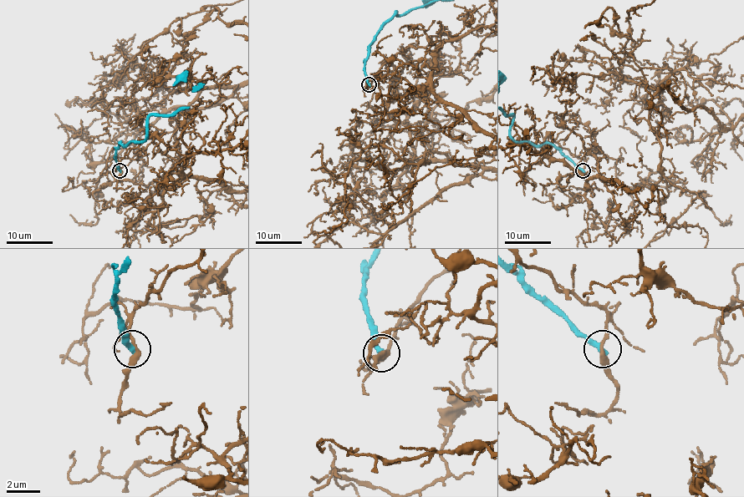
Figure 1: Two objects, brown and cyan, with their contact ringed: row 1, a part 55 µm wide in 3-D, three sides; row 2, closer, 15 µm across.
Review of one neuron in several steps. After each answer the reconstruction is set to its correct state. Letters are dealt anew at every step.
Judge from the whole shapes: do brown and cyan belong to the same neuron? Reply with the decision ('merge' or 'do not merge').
do not merge

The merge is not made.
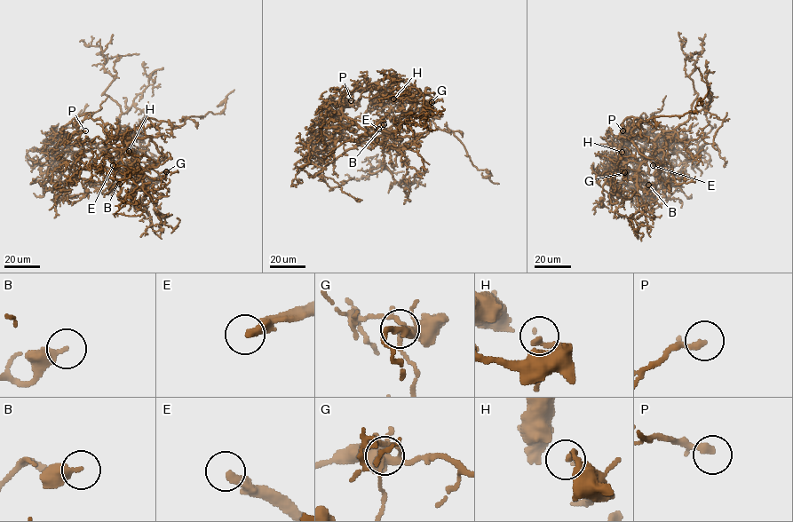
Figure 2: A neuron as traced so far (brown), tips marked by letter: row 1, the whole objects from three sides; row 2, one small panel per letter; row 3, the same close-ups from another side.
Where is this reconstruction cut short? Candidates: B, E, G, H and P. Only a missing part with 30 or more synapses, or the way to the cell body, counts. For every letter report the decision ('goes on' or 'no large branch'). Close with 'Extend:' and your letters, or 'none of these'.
B: no large branch
E: goes on
G: no large branch
H: no large branch
P: no large branch
Extend: E

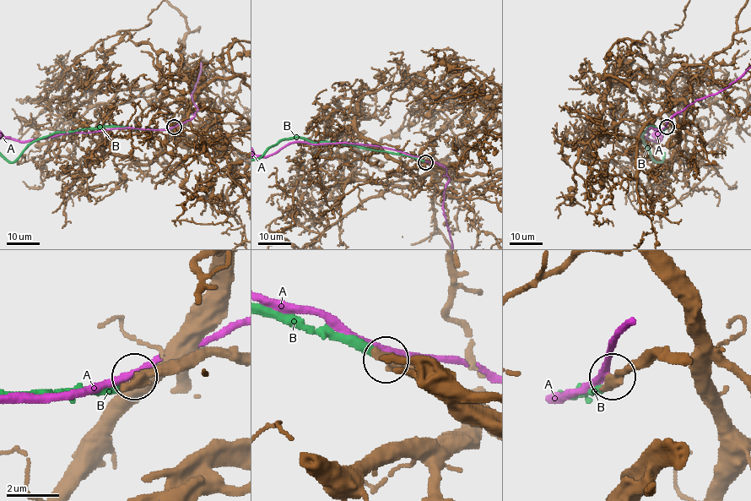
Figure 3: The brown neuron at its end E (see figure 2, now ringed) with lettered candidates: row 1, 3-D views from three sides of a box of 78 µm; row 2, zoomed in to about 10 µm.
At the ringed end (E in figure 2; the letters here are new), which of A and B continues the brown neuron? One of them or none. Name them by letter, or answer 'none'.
none

